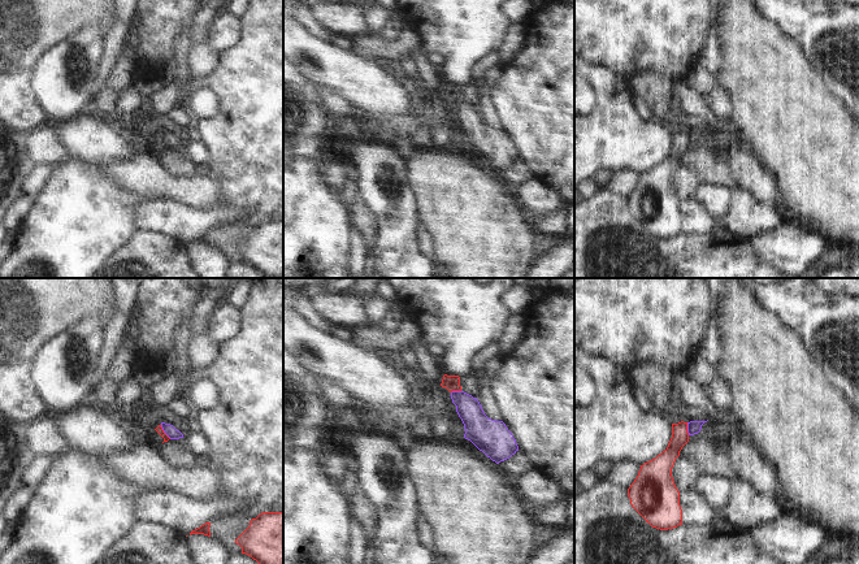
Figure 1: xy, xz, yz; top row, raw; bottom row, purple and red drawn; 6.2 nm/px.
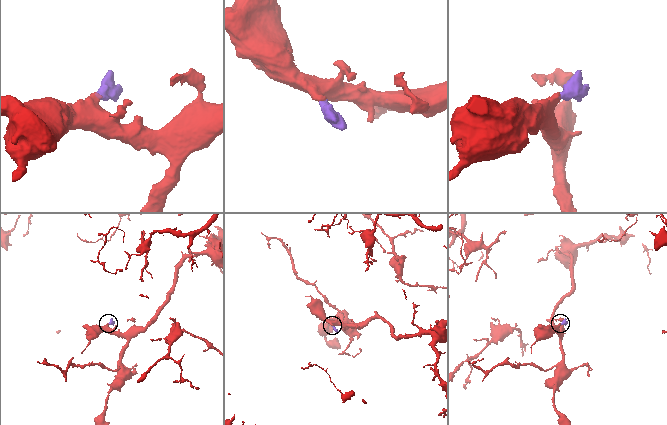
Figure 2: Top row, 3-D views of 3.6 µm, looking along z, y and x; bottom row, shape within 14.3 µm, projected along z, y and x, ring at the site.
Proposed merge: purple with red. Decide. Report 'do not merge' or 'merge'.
merge

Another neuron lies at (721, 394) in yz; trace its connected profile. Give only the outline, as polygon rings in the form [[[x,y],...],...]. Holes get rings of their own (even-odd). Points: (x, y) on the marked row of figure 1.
[[[716,373],[711,382],[712,400],[720,409],[729,409],[734,405],[734,398],[732,394],[732,386],[729,379],[721,374]]]

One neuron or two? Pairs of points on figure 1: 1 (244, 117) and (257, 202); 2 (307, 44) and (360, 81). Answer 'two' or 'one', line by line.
1: one
2: one

